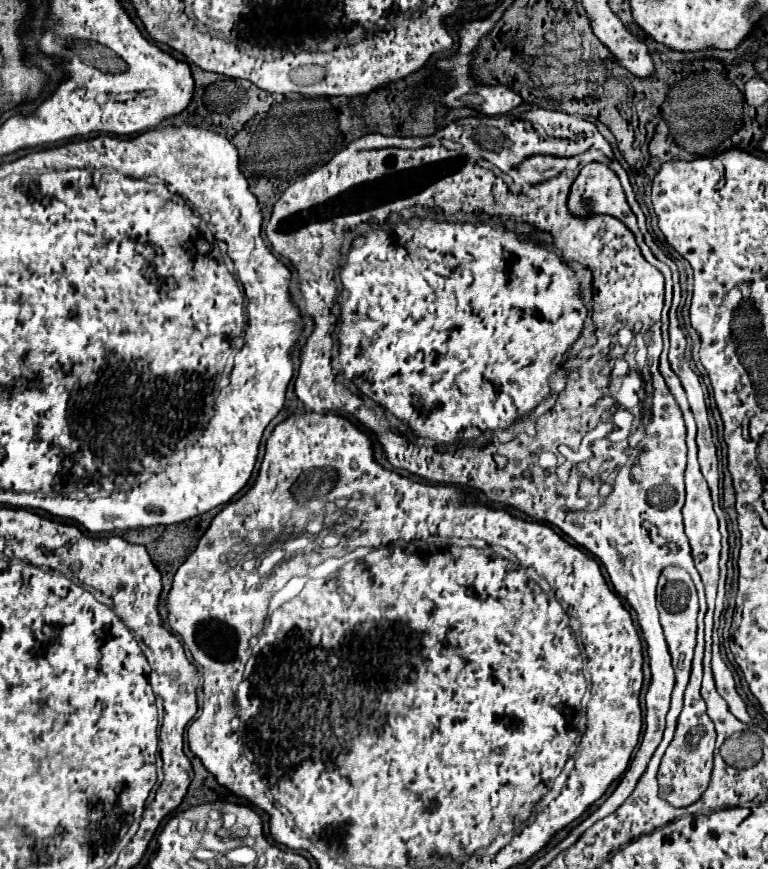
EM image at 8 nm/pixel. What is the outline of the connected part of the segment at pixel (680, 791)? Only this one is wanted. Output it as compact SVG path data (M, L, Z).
M684 704L682 714L684 716L684 728L676 732L672 746L668 746L662 766L660 766L660 788L662 788L662 798L672 804L672 806L690 806L696 802L704 790L710 784L710 774L712 774L712 760L714 760L714 742L716 742L716 732L714 724L706 714L706 704Z

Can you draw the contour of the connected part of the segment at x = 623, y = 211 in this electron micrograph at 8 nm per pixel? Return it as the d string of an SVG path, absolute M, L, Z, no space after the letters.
M592 162L592 164L586 164L578 178L574 180L572 188L570 188L570 194L568 194L568 210L572 212L572 216L592 216L592 214L608 214L608 216L614 216L618 218L620 222L624 222L628 226L628 230L636 236L636 242L644 254L644 258L652 264L654 260L654 254L650 252L650 248L646 246L640 230L638 230L638 224L636 224L636 216L632 214L628 202L626 202L626 196L624 196L624 190L620 186L620 180L618 176L606 166L606 164L600 164L600 162Z

